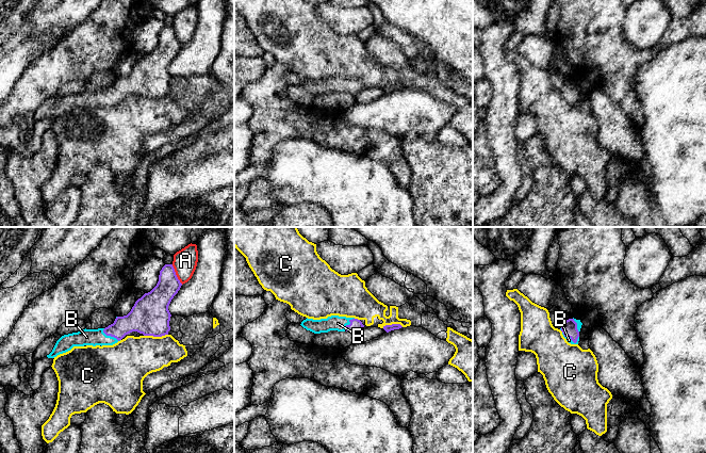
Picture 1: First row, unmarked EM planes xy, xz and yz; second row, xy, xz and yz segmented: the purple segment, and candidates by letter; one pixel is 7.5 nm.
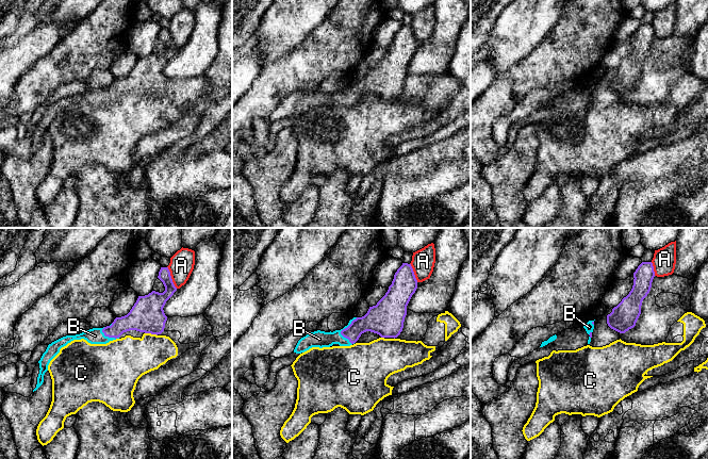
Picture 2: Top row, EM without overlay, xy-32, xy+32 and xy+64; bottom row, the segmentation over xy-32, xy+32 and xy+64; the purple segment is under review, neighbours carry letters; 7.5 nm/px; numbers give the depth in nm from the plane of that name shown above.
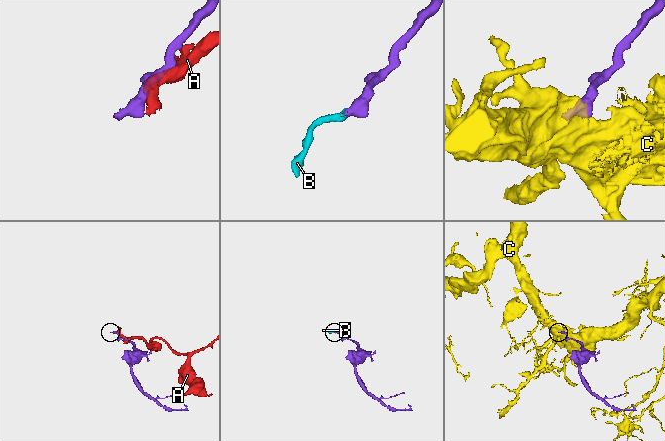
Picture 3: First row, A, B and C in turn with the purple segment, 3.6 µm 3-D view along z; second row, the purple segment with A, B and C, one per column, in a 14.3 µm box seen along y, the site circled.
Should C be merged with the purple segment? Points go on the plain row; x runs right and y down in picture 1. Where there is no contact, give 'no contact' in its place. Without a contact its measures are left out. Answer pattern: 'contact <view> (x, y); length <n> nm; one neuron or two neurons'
contact xy (156, 97); length 180 nm; two neurons

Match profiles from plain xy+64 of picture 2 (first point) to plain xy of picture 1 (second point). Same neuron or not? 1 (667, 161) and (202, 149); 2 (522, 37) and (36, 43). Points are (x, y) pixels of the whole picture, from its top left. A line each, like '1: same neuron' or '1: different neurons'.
1: same neuron
2: different neurons

